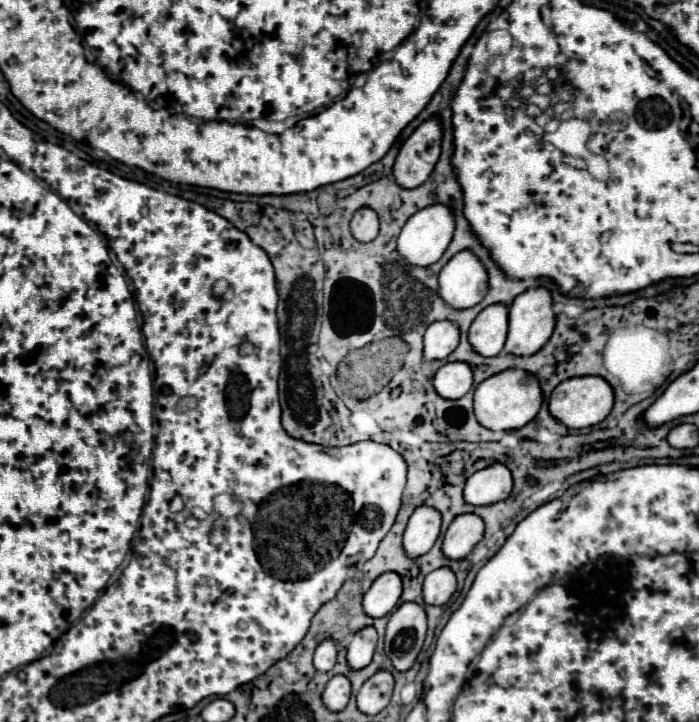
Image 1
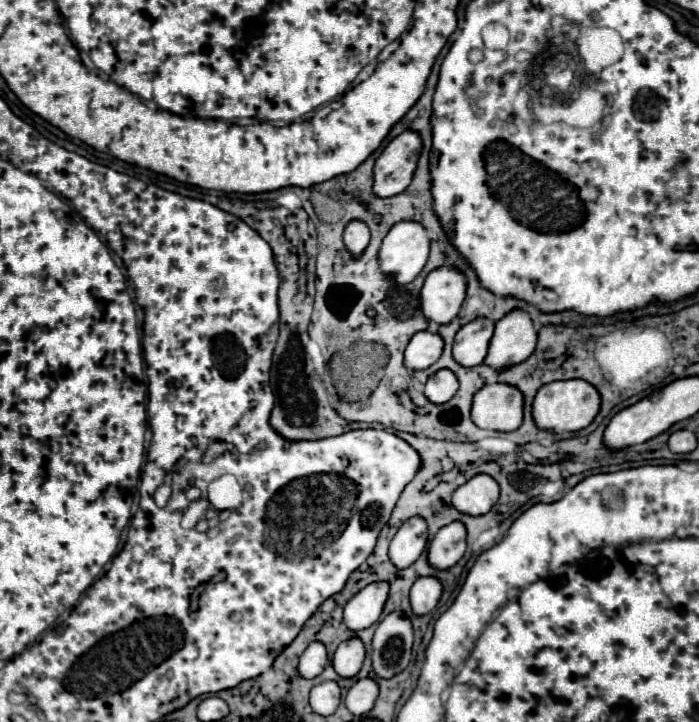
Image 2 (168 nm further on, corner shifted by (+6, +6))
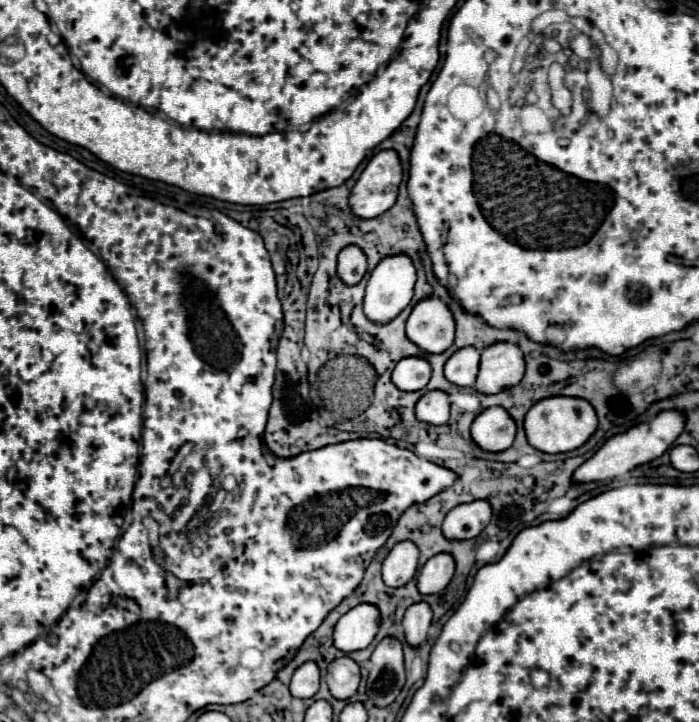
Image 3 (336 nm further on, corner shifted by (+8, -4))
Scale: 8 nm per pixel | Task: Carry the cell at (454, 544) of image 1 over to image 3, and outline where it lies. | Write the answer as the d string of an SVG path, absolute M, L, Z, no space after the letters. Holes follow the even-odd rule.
M440 552L440 554L432 556L420 570L418 590L422 594L436 594L436 592L444 590L448 586L448 582L452 580L454 570L456 570L456 562L454 562L452 554Z

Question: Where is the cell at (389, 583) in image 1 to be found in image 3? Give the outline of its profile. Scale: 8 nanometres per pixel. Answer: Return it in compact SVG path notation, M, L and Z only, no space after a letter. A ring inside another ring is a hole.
M358 604L348 610L334 628L334 644L342 652L366 648L380 626L380 610L374 604Z

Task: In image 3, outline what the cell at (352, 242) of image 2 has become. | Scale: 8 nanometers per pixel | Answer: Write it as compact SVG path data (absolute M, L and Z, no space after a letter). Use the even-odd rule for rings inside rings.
M346 246L338 254L338 276L346 284L358 284L366 274L366 254L360 246Z

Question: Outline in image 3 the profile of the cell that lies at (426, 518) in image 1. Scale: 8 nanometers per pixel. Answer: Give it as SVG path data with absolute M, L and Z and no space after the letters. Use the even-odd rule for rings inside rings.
M412 540L398 542L382 564L382 580L392 588L404 586L416 574L418 554L420 550Z

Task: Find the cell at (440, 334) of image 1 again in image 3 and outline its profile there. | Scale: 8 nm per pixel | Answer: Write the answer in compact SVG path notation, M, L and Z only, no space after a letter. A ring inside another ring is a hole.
M408 356L396 364L392 372L392 382L404 392L414 392L414 390L422 390L428 384L430 374L432 368L428 360L420 356Z

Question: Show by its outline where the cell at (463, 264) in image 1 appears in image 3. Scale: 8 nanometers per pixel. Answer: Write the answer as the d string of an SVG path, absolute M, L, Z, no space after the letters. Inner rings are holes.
M428 296L412 308L406 322L406 336L422 350L438 354L454 342L454 326L450 308L438 296Z

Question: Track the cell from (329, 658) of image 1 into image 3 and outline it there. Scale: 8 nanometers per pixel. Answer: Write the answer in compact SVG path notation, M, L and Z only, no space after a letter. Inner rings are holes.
M308 660L296 668L290 682L290 692L292 696L298 696L298 698L312 698L318 692L318 686L320 686L318 664Z

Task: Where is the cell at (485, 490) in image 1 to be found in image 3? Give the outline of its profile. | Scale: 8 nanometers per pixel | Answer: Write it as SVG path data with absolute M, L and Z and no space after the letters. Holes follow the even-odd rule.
M474 500L462 506L454 506L442 524L442 532L446 538L474 538L478 536L486 524L490 522L492 516L492 506L488 500Z

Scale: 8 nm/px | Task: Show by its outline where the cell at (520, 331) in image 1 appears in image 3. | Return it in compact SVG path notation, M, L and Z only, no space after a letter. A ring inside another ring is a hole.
M494 342L482 350L476 390L482 394L496 394L516 386L524 376L524 354L518 344Z

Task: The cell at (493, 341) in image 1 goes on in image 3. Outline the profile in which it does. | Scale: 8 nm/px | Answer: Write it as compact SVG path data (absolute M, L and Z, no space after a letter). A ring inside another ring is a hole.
M464 346L448 358L444 374L456 386L474 386L478 364L480 364L480 350L476 346Z

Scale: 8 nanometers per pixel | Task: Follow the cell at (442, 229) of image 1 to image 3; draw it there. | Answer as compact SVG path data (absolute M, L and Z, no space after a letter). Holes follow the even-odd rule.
M392 254L378 262L378 266L372 270L366 296L364 296L364 312L372 322L388 322L390 318L398 316L412 300L414 296L414 284L416 284L416 268L408 254Z

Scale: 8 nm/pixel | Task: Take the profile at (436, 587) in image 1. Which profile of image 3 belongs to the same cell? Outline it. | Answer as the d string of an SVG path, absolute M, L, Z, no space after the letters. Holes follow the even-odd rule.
M426 602L412 604L406 610L404 620L402 620L402 626L404 626L404 634L406 634L408 644L420 646L426 640L430 622L432 622L432 608Z

